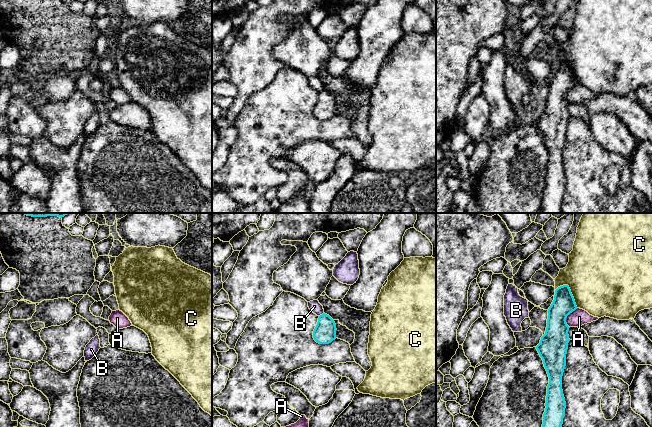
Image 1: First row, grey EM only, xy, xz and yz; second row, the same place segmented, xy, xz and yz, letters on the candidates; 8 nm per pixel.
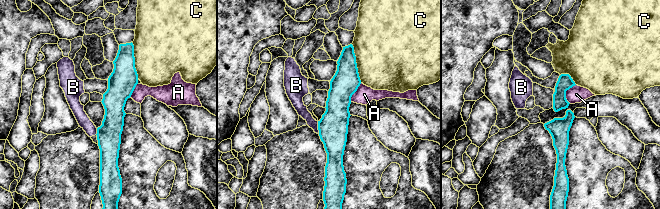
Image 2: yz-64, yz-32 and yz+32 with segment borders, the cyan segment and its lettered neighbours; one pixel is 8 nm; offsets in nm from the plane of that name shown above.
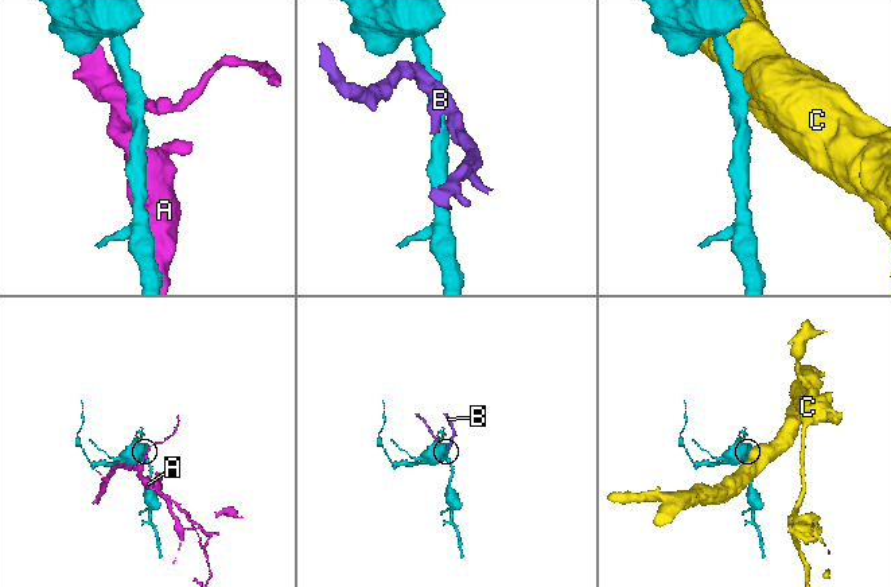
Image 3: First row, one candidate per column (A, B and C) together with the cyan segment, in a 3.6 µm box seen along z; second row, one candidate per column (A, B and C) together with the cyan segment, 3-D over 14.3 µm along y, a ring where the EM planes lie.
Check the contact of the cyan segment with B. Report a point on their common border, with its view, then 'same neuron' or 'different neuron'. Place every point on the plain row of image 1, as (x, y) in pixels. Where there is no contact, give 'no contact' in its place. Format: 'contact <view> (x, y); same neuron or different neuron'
contact xz (322, 90); different neuron

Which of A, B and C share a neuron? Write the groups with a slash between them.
A / B / C

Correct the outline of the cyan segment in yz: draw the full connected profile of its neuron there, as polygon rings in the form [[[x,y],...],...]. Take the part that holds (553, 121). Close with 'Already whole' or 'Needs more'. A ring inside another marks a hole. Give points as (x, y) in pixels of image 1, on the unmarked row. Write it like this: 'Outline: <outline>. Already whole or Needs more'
Outline: [[[568,61],[555,66],[554,76],[548,85],[545,110],[536,125],[543,136],[549,153],[542,212],[561,213],[566,178],[562,166],[562,152],[566,142],[566,130],[570,117],[566,99],[567,92],[577,85]]]. Already whole

